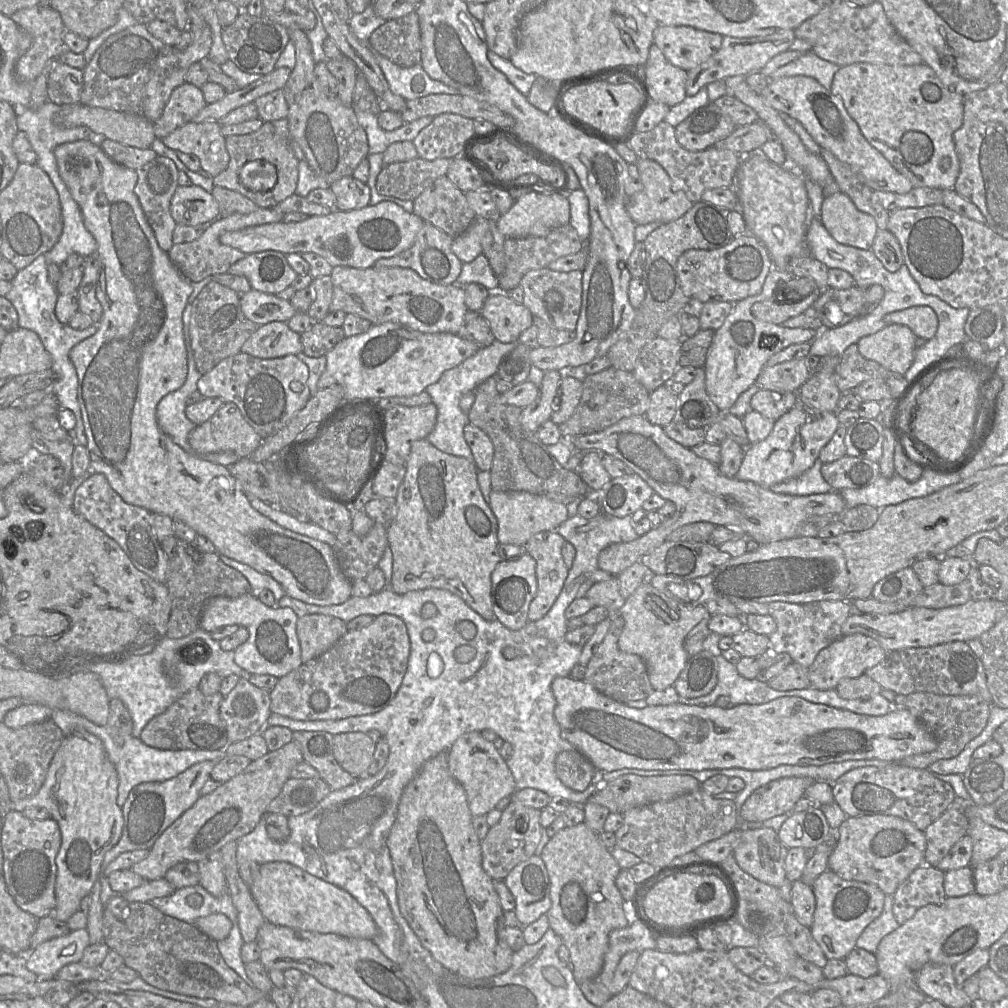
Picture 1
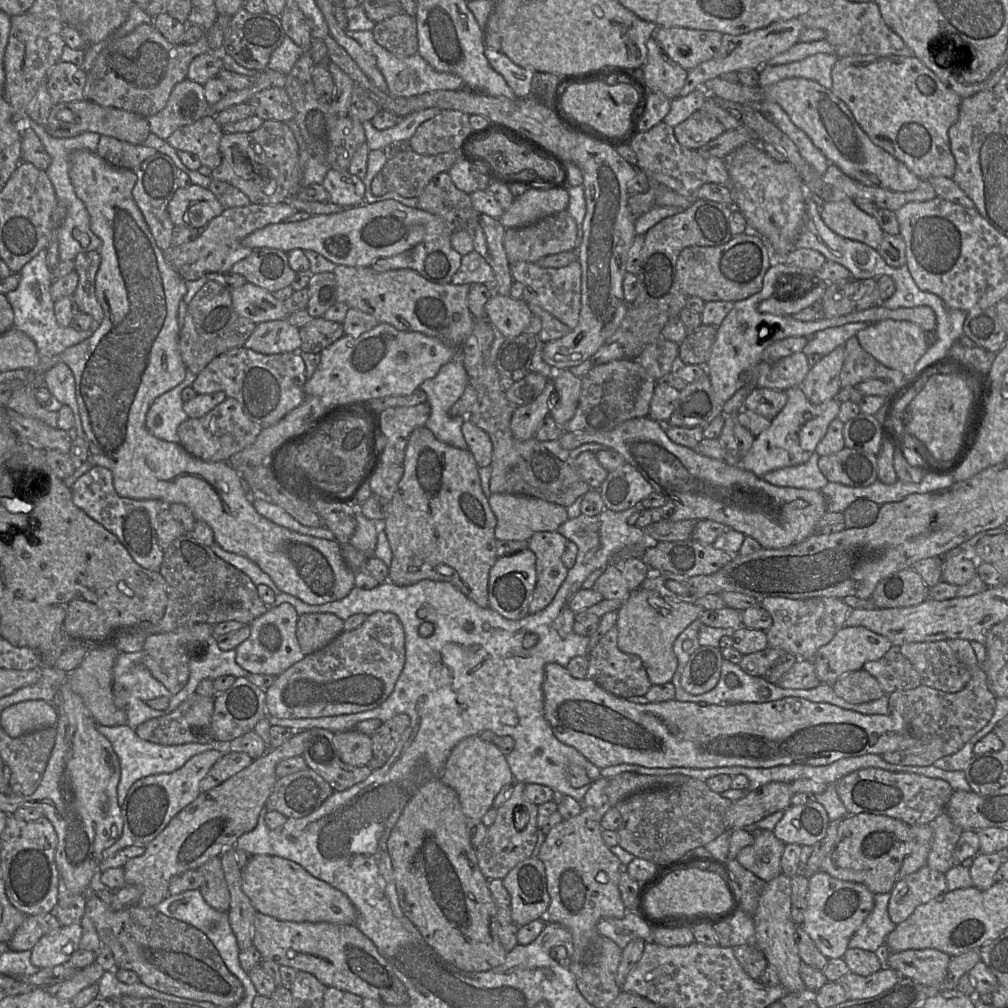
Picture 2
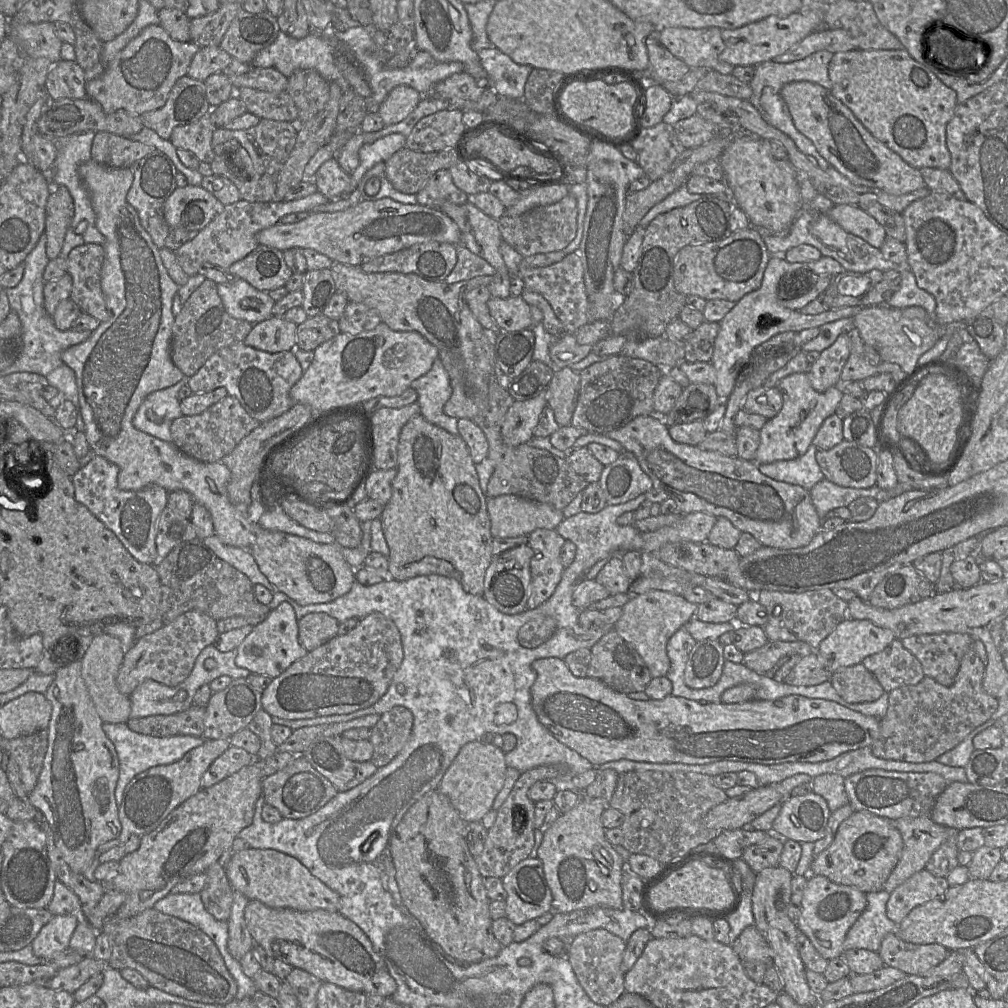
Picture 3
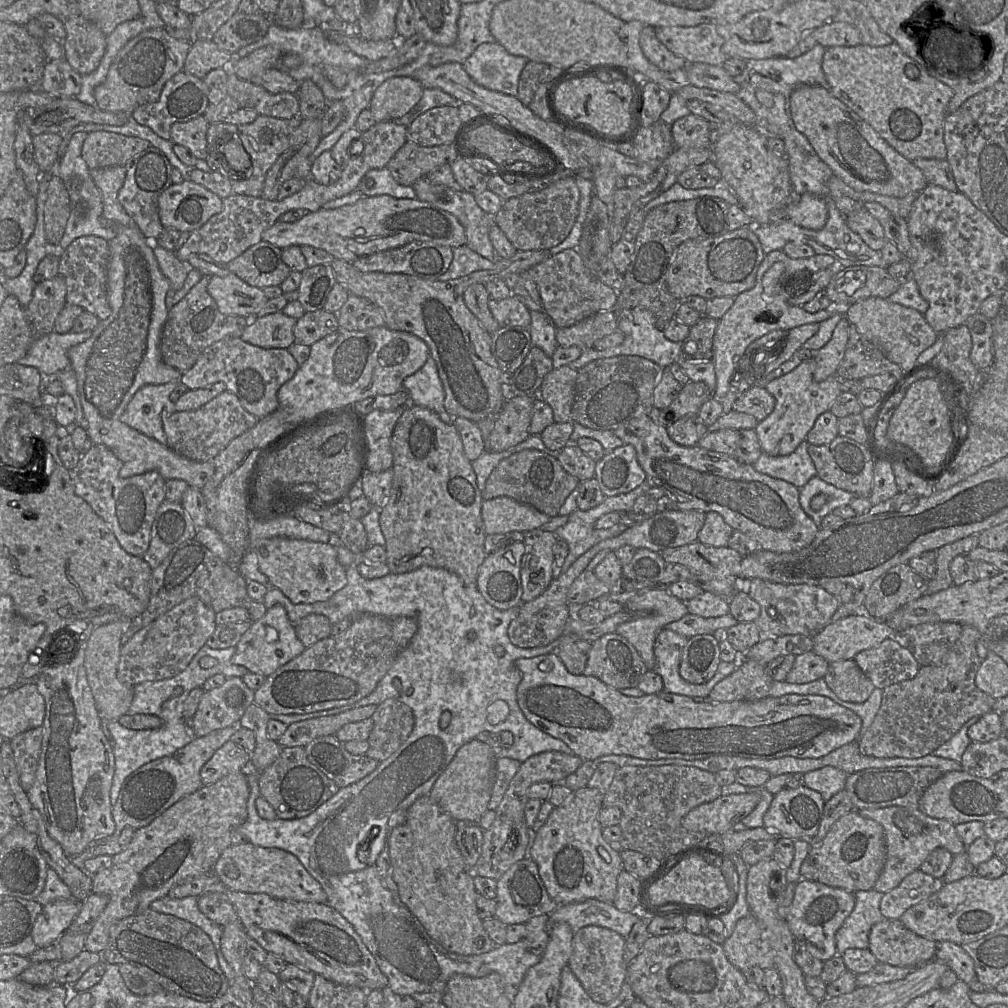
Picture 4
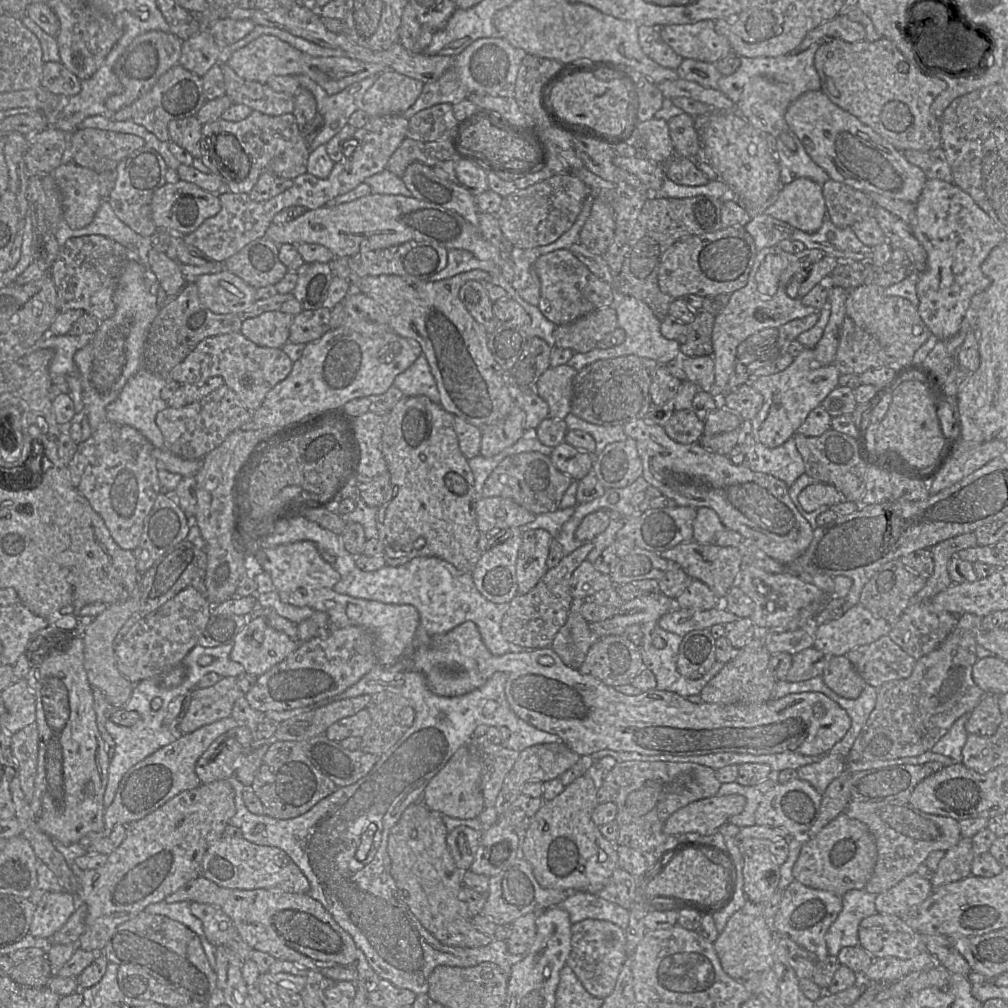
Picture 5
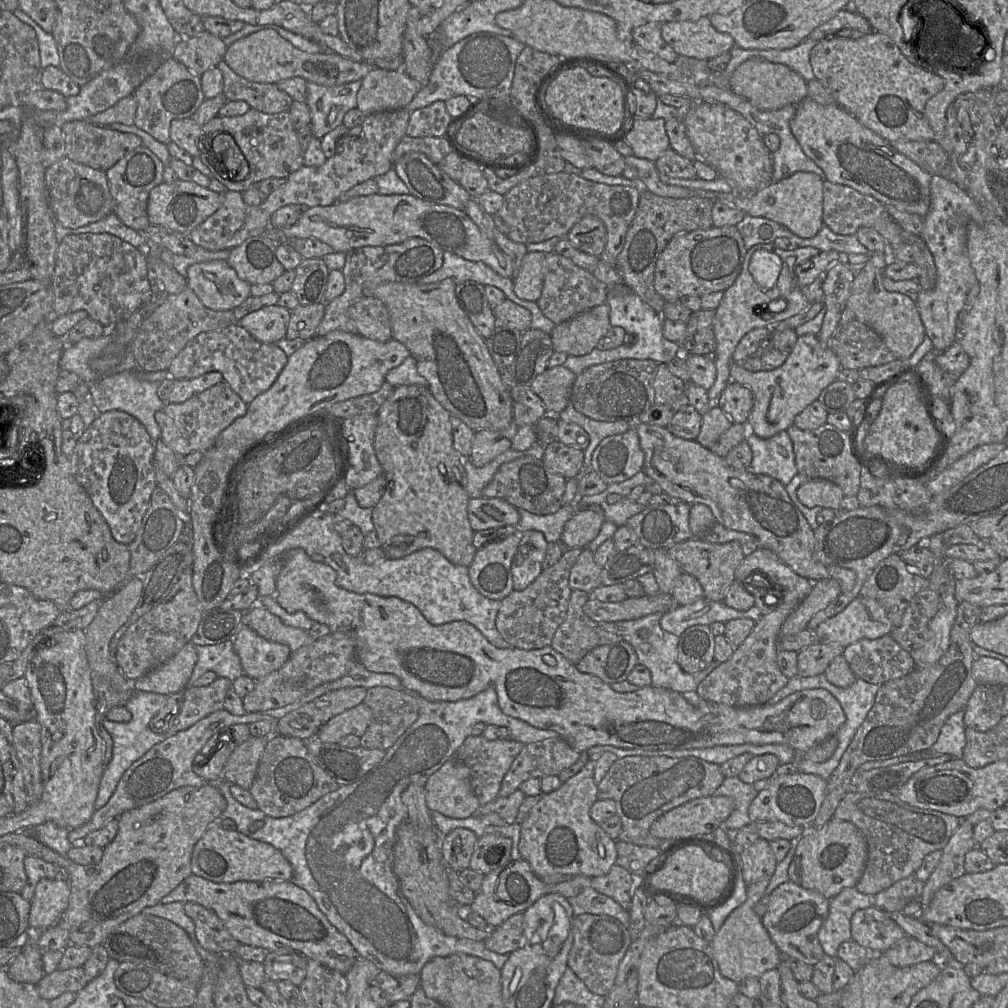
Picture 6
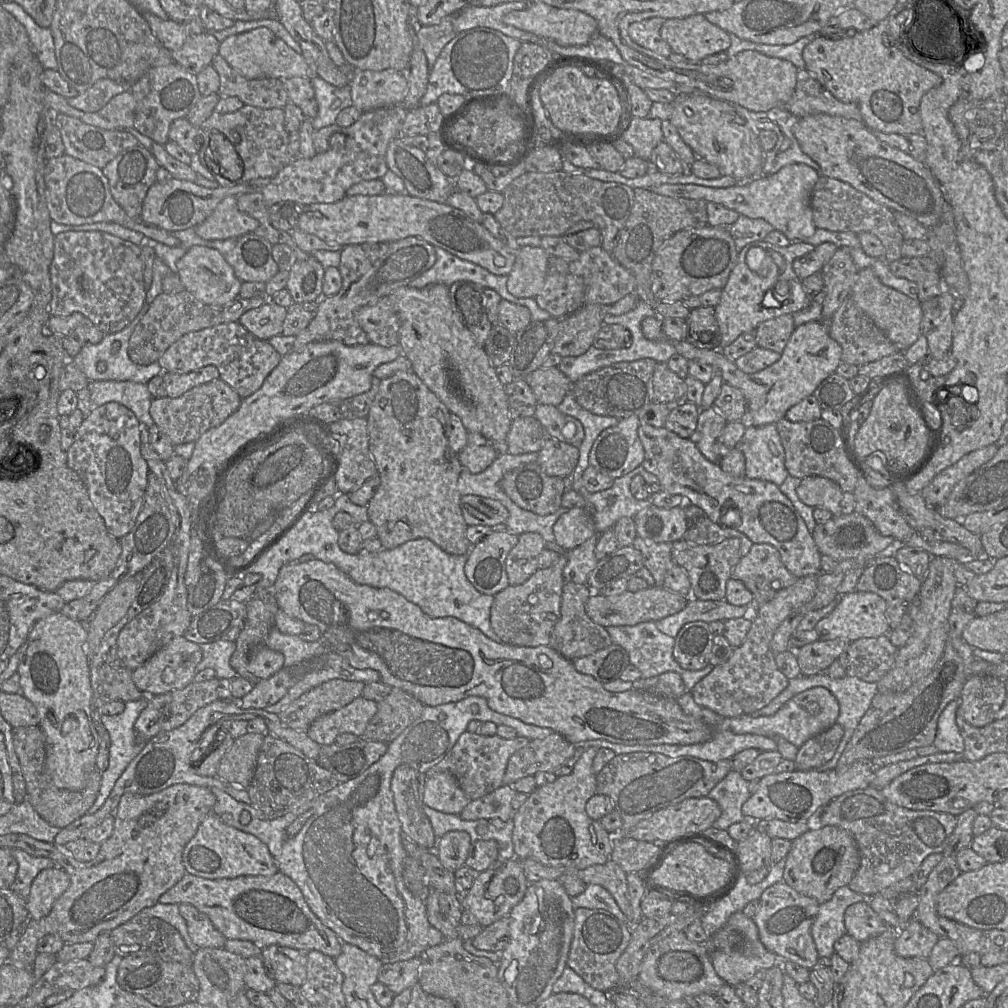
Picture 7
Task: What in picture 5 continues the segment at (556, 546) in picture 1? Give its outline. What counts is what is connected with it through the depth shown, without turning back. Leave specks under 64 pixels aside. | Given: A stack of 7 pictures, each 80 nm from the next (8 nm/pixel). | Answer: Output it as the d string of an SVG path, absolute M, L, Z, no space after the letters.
M545 529L522 532L522 545L516 561L518 594L526 594L548 571L547 558L554 537Z

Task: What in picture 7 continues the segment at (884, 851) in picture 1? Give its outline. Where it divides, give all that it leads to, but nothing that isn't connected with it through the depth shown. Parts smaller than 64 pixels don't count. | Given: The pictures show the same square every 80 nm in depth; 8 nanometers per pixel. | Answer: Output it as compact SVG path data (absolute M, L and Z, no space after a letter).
M830 825L814 826L793 840L785 860L783 882L819 904L828 901L838 888L847 886L860 865L853 836L842 828Z

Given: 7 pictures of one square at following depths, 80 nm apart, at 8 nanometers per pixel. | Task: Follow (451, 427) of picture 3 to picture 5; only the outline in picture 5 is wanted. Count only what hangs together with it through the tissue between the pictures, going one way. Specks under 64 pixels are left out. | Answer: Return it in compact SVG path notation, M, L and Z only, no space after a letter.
M421 354L404 372L396 376L393 386L405 397L426 396L432 402L440 404L440 394L426 357Z

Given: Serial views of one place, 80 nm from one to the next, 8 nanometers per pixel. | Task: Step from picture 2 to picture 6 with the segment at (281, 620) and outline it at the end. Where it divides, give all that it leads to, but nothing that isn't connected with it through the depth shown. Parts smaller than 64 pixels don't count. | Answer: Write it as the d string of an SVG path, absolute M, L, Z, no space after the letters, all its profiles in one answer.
M247 626L234 637L234 650L241 660L244 675L256 681L280 669L292 653L289 646L269 641Z

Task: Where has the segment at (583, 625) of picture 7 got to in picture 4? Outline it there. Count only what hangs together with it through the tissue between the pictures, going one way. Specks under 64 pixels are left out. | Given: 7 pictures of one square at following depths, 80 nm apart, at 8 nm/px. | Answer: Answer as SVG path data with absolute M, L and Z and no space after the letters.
M562 634L558 638L556 654L568 671L574 675L583 674L592 643L575 635Z

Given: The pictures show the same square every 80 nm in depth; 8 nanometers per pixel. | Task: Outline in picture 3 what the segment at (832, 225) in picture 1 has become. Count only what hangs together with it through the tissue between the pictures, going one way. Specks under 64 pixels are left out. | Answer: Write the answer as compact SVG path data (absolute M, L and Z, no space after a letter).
M836 204L829 210L828 216L845 231L875 248L881 248L887 238L884 227L860 206Z

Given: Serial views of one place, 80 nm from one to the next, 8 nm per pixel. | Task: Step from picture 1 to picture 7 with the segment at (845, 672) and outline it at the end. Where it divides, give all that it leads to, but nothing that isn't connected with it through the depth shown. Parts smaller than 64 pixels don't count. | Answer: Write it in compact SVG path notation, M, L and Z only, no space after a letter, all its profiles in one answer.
M855 590L839 597L833 611L821 619L814 628L820 640L842 639L854 642L860 638L874 638L888 635L890 626L886 615L886 603L873 592Z

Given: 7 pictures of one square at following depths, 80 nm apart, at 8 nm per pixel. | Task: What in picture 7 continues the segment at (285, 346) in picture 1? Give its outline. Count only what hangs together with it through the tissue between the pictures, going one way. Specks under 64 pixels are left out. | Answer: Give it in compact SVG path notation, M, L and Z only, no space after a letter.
M269 300L242 314L239 323L255 337L268 341L270 338L282 334L286 315L287 308Z

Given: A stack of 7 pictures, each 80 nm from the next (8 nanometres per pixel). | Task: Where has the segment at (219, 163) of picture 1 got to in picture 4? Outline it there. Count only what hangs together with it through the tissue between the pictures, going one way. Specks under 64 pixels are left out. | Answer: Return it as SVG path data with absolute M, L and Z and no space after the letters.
M199 116L188 122L174 123L170 129L170 141L187 148L197 159L205 160L207 152L208 121Z

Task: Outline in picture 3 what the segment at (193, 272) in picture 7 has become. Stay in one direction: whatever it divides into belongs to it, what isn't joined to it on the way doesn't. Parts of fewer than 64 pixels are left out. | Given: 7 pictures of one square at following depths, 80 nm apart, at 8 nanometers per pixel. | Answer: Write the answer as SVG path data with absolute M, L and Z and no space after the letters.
M243 279L217 284L217 292L227 313L236 319L256 324L272 316L275 301Z

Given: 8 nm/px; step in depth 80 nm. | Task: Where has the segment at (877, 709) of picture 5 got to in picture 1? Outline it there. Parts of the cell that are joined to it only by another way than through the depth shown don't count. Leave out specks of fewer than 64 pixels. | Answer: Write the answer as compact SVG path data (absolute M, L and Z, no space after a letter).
M918 691L908 695L896 694L893 707L906 708L909 710L918 719L918 721L936 738L938 745L937 748L931 752L907 756L897 762L890 763L898 763L899 765L911 768L926 769L932 763L938 760L950 759L957 756L964 749L964 747L976 736L978 736L985 728L992 705L994 704L988 703L979 697L971 695L939 695Z

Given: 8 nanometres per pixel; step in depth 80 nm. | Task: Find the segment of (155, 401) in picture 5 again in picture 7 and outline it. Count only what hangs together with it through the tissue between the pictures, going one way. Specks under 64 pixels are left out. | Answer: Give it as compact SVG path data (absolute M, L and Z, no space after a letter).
M96 380L89 382L88 389L94 407L116 402L131 410L140 423L148 427L155 424L150 415L153 396L147 384L132 381Z

